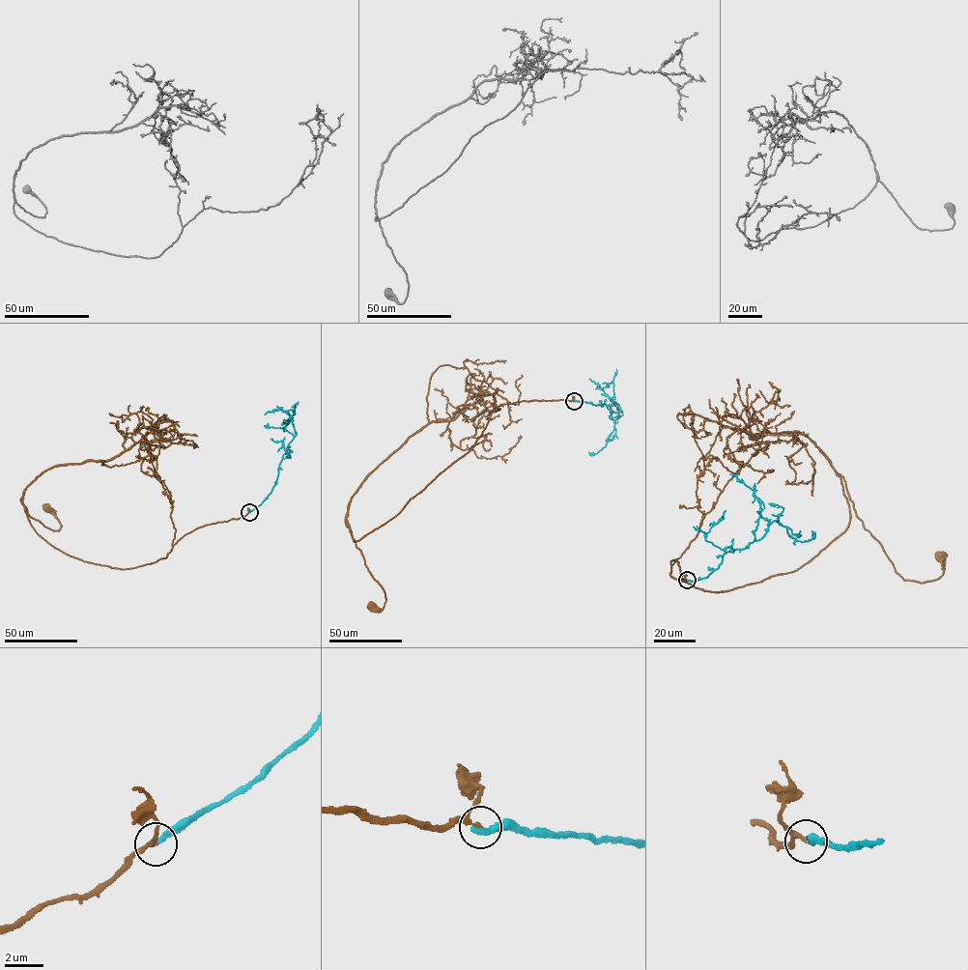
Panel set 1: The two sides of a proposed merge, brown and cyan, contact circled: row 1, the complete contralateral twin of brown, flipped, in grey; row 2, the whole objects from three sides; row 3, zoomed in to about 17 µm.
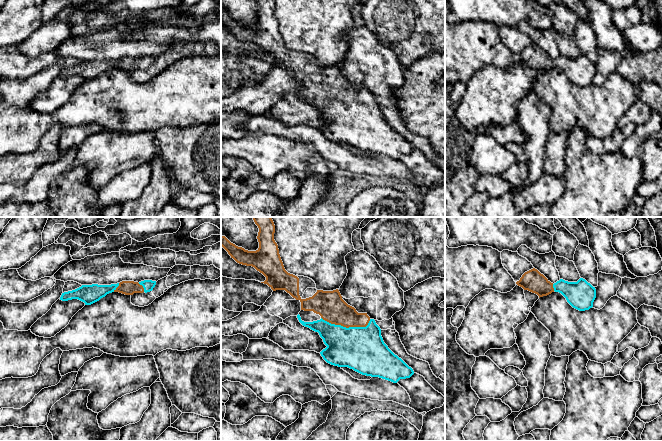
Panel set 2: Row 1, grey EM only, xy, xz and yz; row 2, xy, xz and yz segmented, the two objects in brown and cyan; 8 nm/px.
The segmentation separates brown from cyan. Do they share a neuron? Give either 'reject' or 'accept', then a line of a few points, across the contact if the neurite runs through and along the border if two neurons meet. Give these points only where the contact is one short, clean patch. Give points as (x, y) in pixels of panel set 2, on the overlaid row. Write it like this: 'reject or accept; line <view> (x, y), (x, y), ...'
accept

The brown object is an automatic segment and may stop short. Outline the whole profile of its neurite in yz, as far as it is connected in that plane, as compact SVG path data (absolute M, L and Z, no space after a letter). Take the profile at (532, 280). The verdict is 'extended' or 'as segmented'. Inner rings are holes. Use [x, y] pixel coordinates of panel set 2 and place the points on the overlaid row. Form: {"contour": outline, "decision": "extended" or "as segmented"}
{"contour": "M535 268L525 272L516 284L524 290L537 294L539 298L554 291L559 292L573 308L579 311L592 308L596 298L595 287L583 278L580 278L577 282L560 279L553 284Z", "decision": "extended"}

